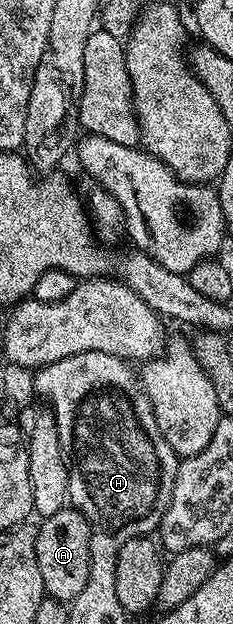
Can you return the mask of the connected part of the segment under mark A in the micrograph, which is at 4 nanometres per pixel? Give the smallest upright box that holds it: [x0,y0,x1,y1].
[35,505,91,605]

